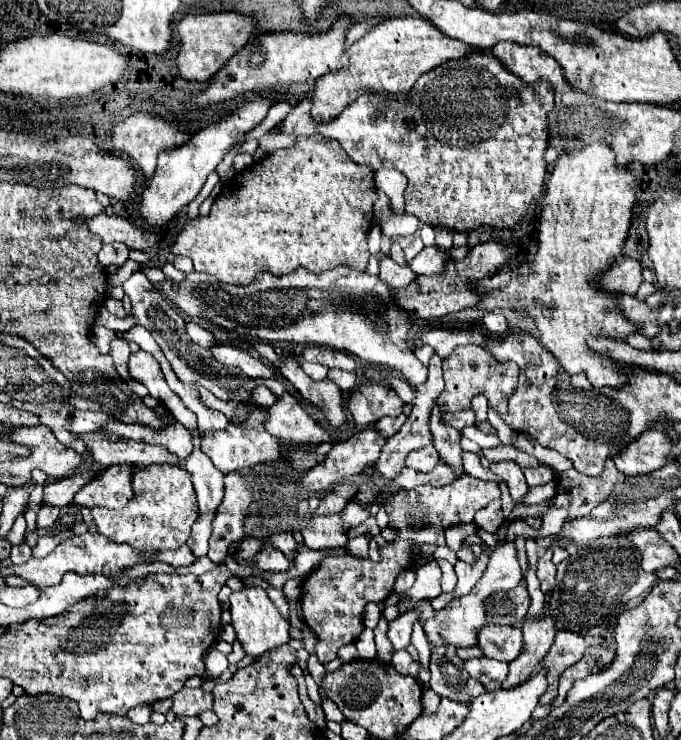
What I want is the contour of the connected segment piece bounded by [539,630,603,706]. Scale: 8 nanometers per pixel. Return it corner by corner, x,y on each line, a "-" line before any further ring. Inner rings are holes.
567,630
557,632
555,644
547,652
547,658
543,658
543,662
539,662
539,668
547,672
547,682
549,682
549,688
541,696
539,704
545,704
545,706
553,704
553,700
557,698
557,682
559,682
559,676
563,674
563,670
569,668
571,664
579,662
583,652
595,644
603,644
603,638
581,636
581,634
567,632

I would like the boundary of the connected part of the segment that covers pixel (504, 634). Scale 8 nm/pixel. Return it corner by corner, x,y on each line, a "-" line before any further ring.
485,626
479,632
479,648
487,658
497,658
501,662
515,660
523,650
523,634
513,626

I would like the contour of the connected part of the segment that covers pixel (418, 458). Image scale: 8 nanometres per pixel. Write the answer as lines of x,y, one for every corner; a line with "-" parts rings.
425,446
425,448
419,448
419,450
413,450
409,456
407,456
407,462
405,462
409,468
417,470
417,472
431,472
437,464
437,452
433,446

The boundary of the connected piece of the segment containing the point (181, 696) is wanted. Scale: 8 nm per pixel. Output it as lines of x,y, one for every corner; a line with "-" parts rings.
183,688
173,696
173,712
177,716
199,716
201,712
211,708
213,698
201,688

